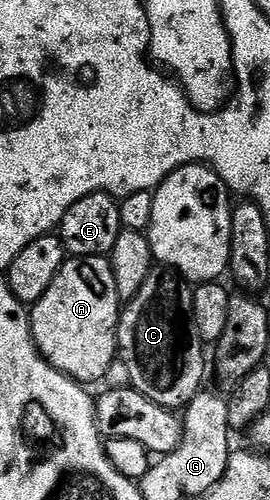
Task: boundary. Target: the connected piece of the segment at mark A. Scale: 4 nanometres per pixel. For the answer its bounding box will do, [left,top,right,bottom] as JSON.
[29,256,121,383]

